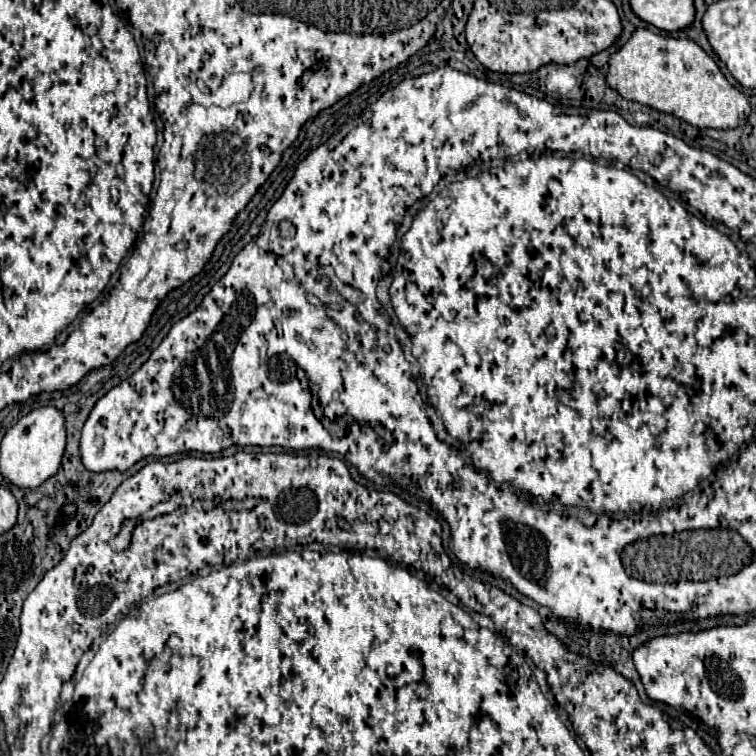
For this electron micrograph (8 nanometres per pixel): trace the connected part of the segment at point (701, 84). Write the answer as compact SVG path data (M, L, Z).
M648 28L636 30L632 38L610 56L608 84L626 100L674 114L696 128L738 128L744 126L750 114L748 98L726 80L712 56L694 40L654 34Z

